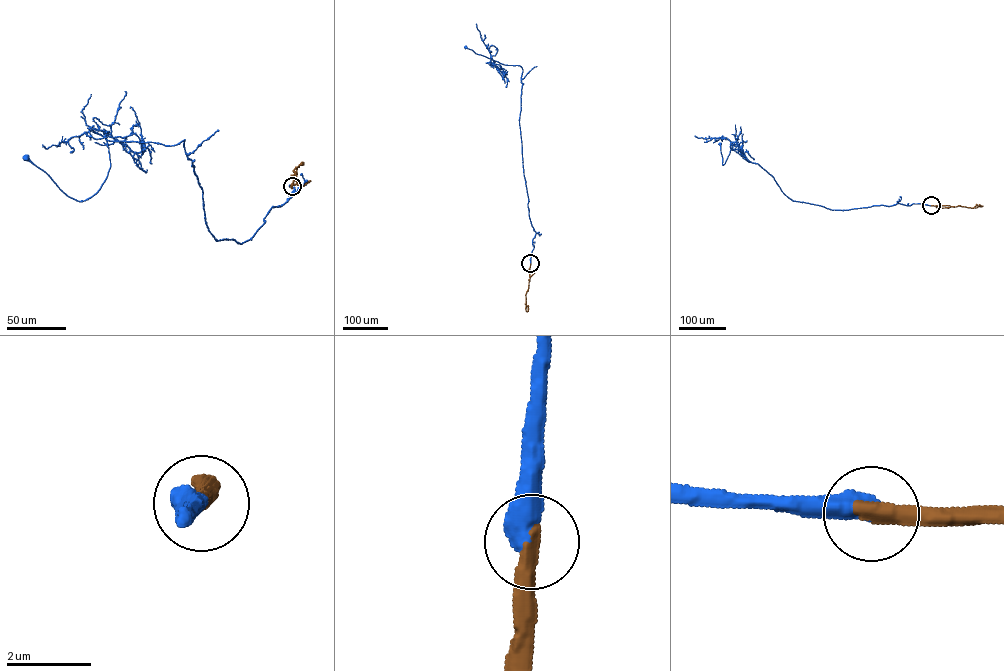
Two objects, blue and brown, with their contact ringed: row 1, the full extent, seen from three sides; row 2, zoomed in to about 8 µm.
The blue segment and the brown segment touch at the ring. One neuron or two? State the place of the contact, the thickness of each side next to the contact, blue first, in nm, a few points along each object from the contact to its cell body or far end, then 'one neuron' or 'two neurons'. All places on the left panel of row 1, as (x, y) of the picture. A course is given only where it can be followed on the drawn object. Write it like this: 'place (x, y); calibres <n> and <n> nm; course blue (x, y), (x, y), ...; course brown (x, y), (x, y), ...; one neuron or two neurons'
place (292, 186); calibres 550 and 440 nm; course blue (292, 186), (240, 244), (210, 232), (184, 140), (107, 141), (107, 177), (80, 201), (25, 158); course brown (292, 186), (296, 178), (295, 174), (291, 175), (296, 173), (296, 167), (303, 164), (301, 162); one neuron

